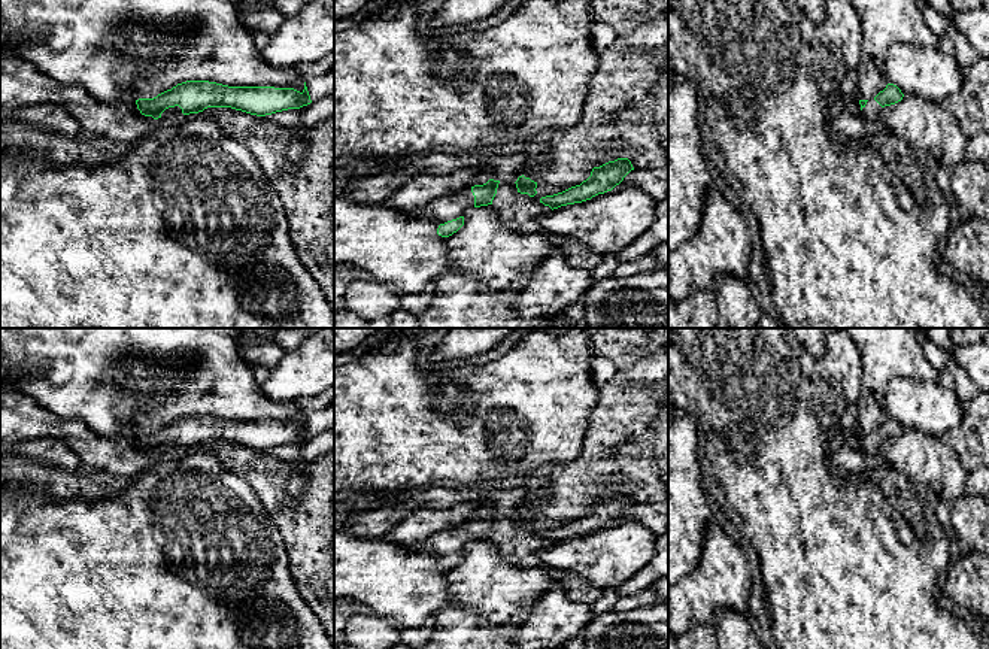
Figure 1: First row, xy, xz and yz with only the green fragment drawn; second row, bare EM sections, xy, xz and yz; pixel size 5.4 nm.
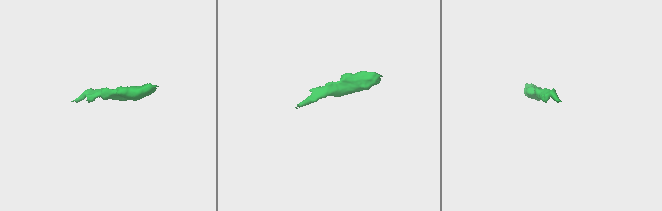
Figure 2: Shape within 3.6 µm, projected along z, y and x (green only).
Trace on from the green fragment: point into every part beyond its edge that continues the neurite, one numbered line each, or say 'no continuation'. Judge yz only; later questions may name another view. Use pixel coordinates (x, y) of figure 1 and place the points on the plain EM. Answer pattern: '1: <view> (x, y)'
1: yz (871, 445)

